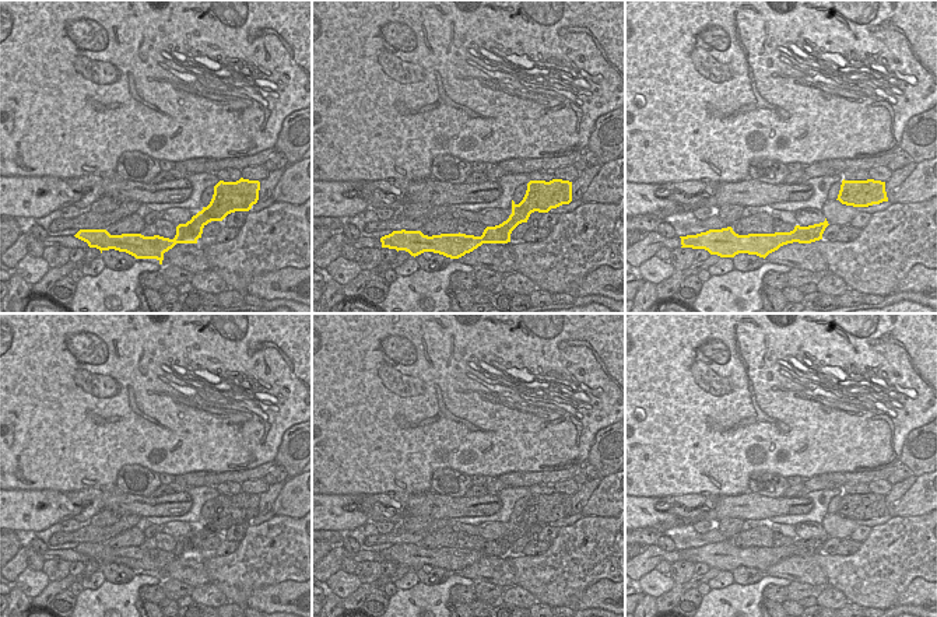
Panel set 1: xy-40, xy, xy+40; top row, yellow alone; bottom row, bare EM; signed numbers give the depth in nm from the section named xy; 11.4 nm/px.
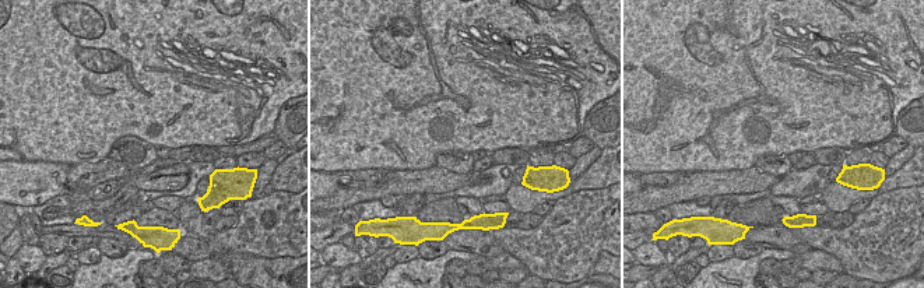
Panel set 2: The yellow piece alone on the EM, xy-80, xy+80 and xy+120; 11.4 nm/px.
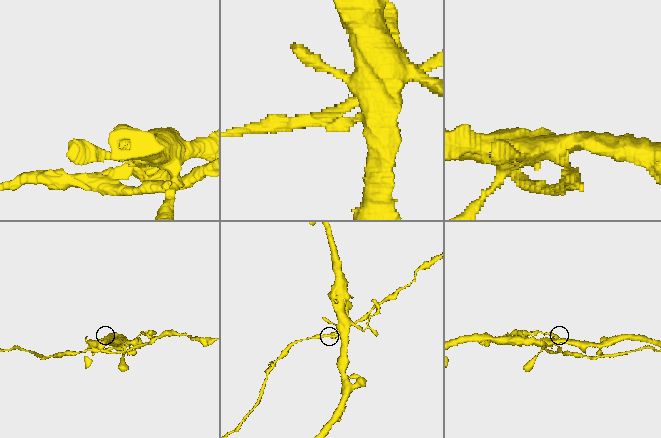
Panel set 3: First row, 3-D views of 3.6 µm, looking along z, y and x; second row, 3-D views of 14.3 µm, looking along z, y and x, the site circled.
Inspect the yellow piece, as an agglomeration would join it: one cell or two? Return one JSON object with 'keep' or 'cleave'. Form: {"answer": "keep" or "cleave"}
{"answer": "cleave"}

